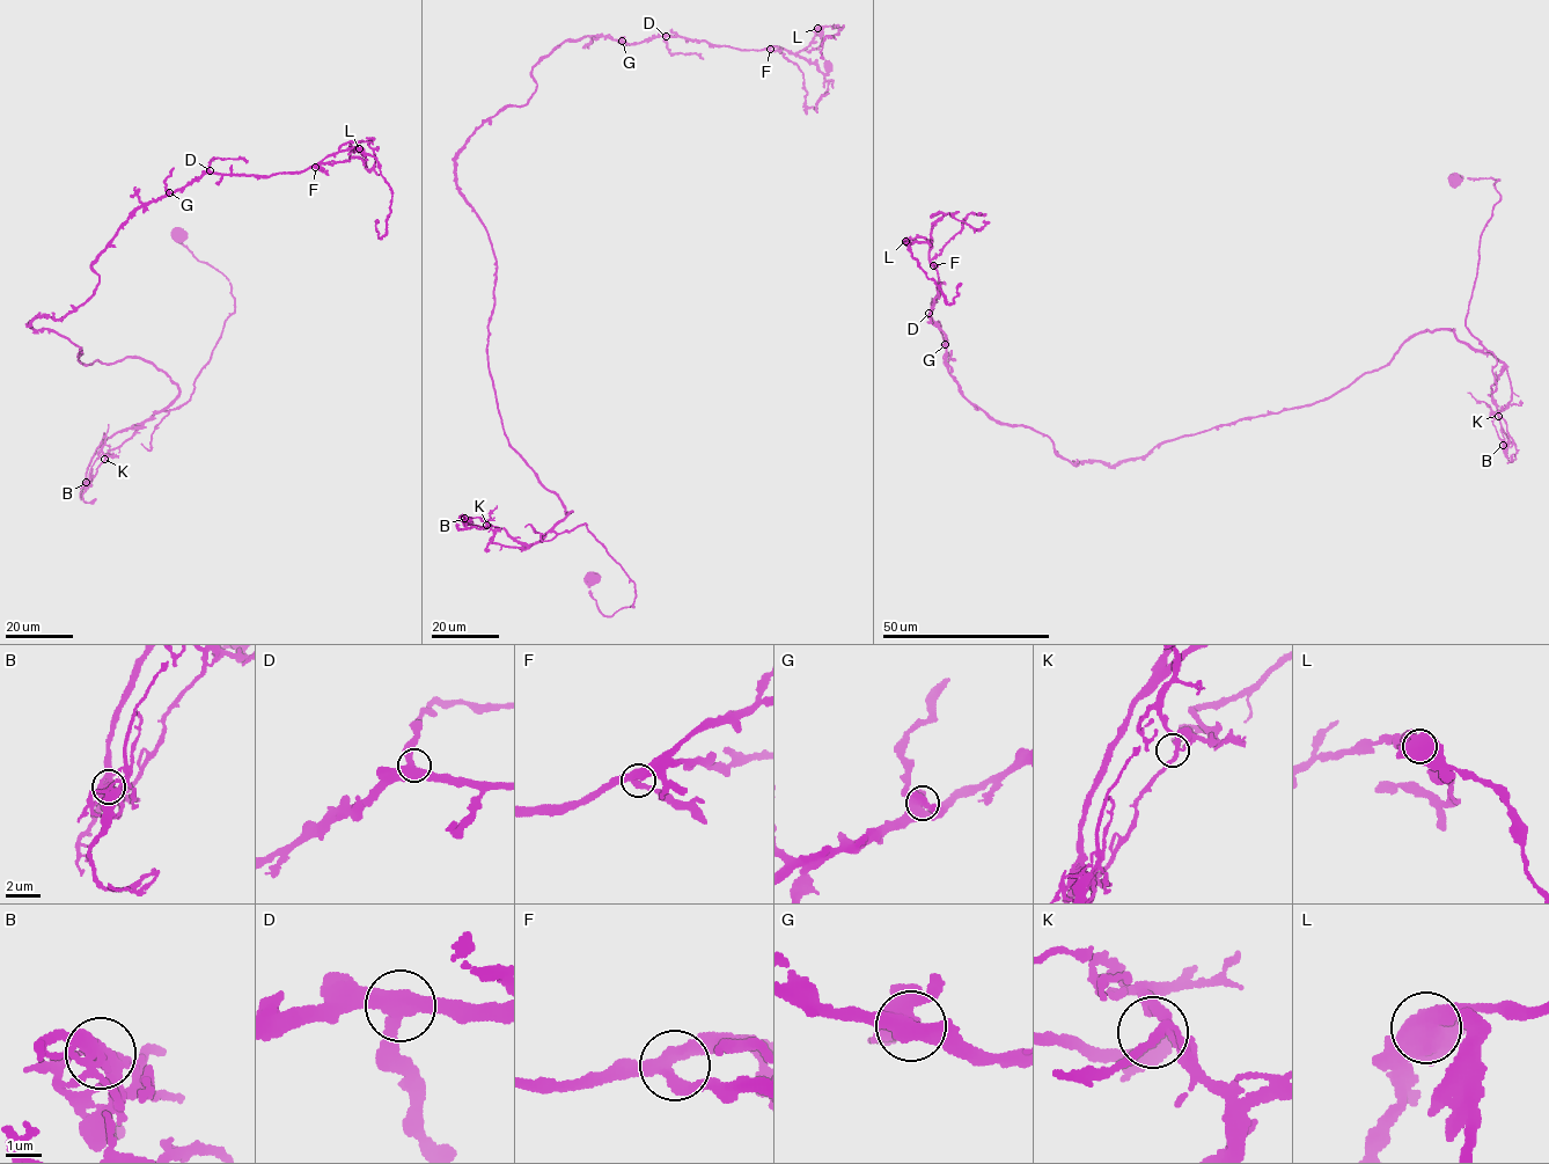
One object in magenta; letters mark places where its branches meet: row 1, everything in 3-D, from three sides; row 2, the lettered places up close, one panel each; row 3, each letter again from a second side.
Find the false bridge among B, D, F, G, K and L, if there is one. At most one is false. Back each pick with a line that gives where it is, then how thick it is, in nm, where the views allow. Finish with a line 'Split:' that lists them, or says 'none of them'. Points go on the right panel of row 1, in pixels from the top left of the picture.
L: Place: (905, 241). Thickness 650 nm
Split: L

